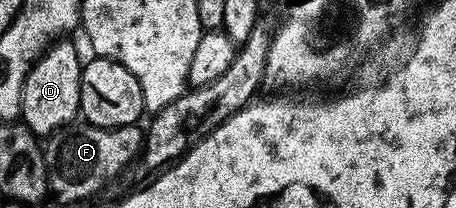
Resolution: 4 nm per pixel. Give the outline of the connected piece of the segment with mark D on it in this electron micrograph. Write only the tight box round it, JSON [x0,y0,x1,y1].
[20,39,82,139]

